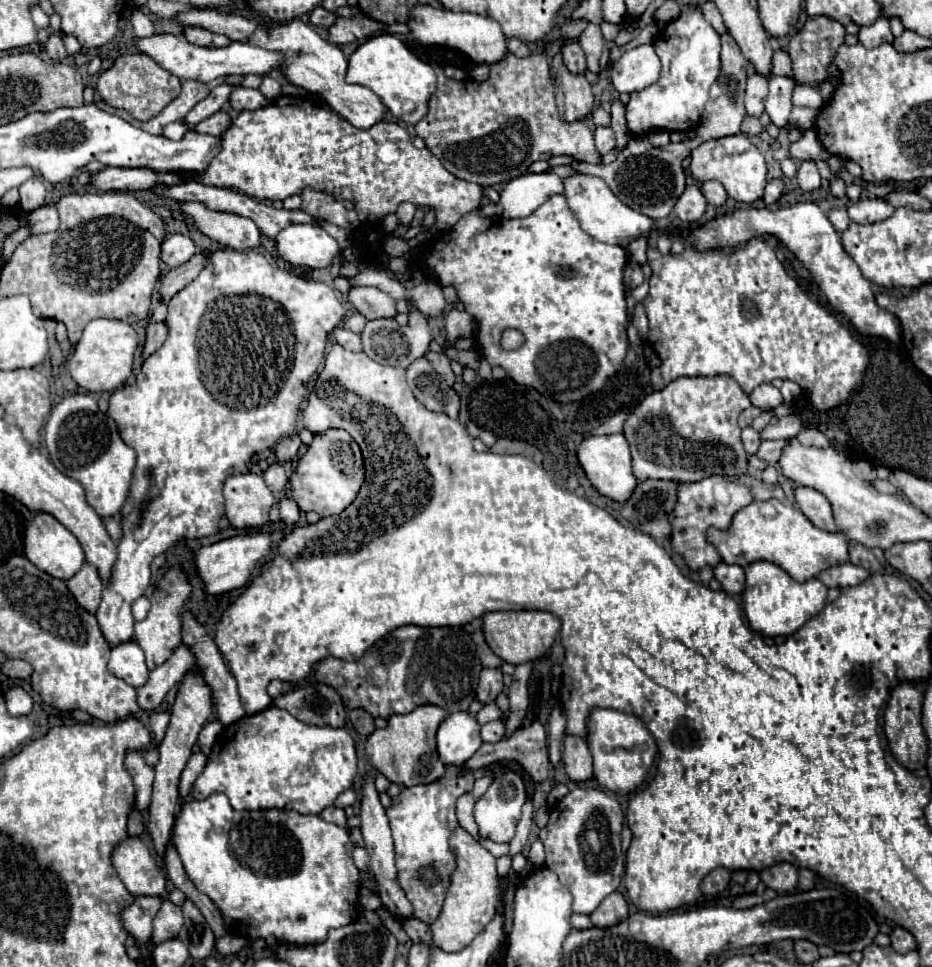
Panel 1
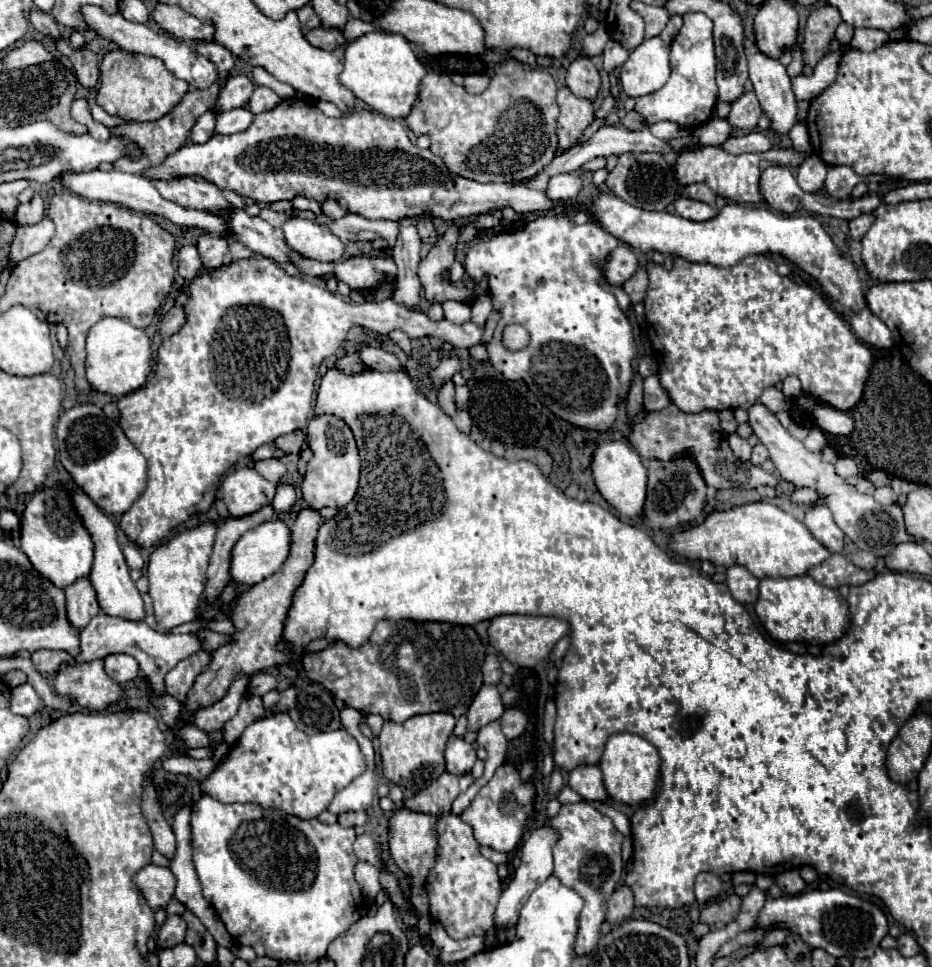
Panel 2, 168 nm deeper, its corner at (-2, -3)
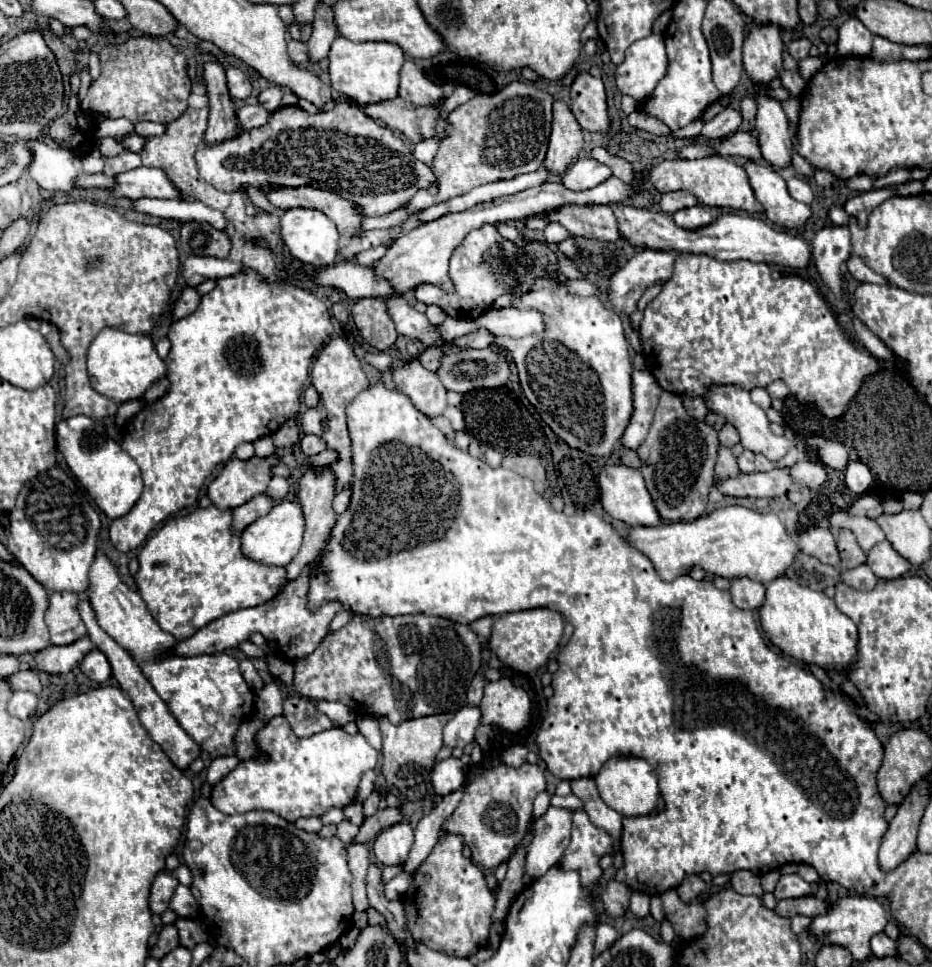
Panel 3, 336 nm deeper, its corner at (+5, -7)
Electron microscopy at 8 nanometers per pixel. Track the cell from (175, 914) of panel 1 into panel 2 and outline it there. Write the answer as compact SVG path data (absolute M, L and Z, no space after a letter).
M170 915L166 923L158 929L158 947L166 949L178 943L184 943L184 933L186 933L186 923L180 915Z

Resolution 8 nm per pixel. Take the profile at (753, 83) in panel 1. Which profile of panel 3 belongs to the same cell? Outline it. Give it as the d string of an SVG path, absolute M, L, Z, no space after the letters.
M727 107L715 119L711 119L709 123L703 125L701 135L715 141L715 139L721 139L721 137L727 137L727 135L735 133L741 123L743 123L741 111L739 109L733 109L733 107Z

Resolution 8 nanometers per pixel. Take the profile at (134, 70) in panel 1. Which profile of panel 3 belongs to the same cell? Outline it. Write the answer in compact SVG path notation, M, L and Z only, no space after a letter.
M137 37L127 41L125 45L107 45L99 51L101 61L101 75L89 87L85 99L81 101L83 111L95 111L107 119L125 117L131 123L139 121L157 121L157 123L171 123L187 109L187 97L191 93L191 81L187 75L187 57L177 53L167 39L153 39L153 37Z

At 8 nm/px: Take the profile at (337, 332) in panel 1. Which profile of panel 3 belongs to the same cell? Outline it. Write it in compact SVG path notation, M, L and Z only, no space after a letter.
M411 361L403 367L395 367L391 375L395 387L403 391L413 401L413 405L427 417L437 417L445 411L445 387L437 373L425 369L419 361Z

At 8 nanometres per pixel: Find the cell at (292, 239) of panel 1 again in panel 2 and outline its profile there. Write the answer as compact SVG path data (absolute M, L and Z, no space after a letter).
M288 217L282 229L286 243L300 255L316 261L342 259L344 243L330 231L328 225L320 225L302 217Z

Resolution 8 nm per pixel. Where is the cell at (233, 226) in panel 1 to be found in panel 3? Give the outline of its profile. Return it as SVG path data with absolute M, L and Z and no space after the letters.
M137 167L117 175L117 189L113 189L113 193L117 197L127 199L141 199L141 197L185 199L185 195L169 181L163 169L149 169L149 167Z

